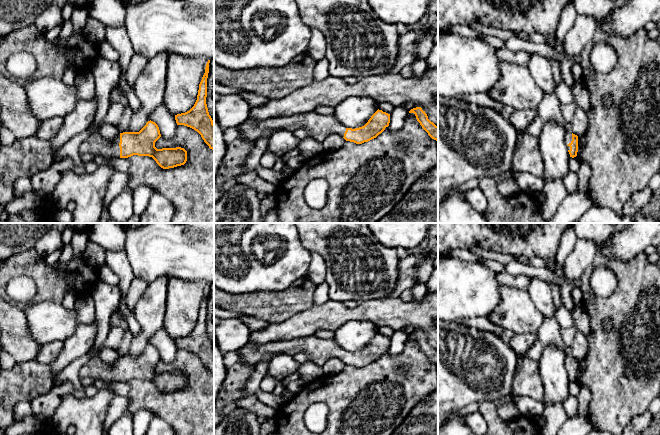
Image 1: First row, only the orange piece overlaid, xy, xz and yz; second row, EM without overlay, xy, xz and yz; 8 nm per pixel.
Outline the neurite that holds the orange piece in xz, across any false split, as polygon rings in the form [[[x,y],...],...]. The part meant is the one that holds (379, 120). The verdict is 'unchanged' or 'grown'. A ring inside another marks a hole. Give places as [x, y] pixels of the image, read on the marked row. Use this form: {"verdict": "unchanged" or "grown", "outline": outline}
{"verdict": "grown", "outline": [[[377,110],[368,122],[359,128],[346,128],[334,116],[321,115],[316,112],[308,112],[302,115],[275,117],[268,120],[263,120],[258,123],[253,123],[250,119],[242,123],[237,127],[239,136],[238,138],[244,141],[254,143],[262,136],[271,136],[275,131],[280,129],[296,131],[303,128],[308,131],[308,137],[313,138],[319,142],[323,142],[330,134],[338,134],[342,136],[346,141],[354,142],[356,144],[362,144],[376,138],[381,134],[390,123],[390,114]]]}

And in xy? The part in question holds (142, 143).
{"verdict": "grown", "outline": [[[150,120],[139,132],[119,133],[112,140],[105,139],[98,132],[90,134],[82,142],[80,153],[116,158],[149,156],[163,169],[184,165],[187,151],[181,147],[157,149],[155,142],[160,137],[158,125]]]}

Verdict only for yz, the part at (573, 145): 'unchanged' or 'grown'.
grown

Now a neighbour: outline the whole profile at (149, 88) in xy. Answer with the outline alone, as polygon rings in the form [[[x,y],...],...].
[[[162,52],[148,60],[133,84],[132,88],[141,106],[132,113],[127,132],[139,132],[150,121],[150,114],[163,104],[169,55],[167,52]]]

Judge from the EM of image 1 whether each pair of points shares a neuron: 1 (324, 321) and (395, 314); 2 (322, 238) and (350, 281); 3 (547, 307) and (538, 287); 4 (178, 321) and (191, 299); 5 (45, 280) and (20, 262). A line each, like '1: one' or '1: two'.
1: one
2: one
3: one
4: one
5: one

